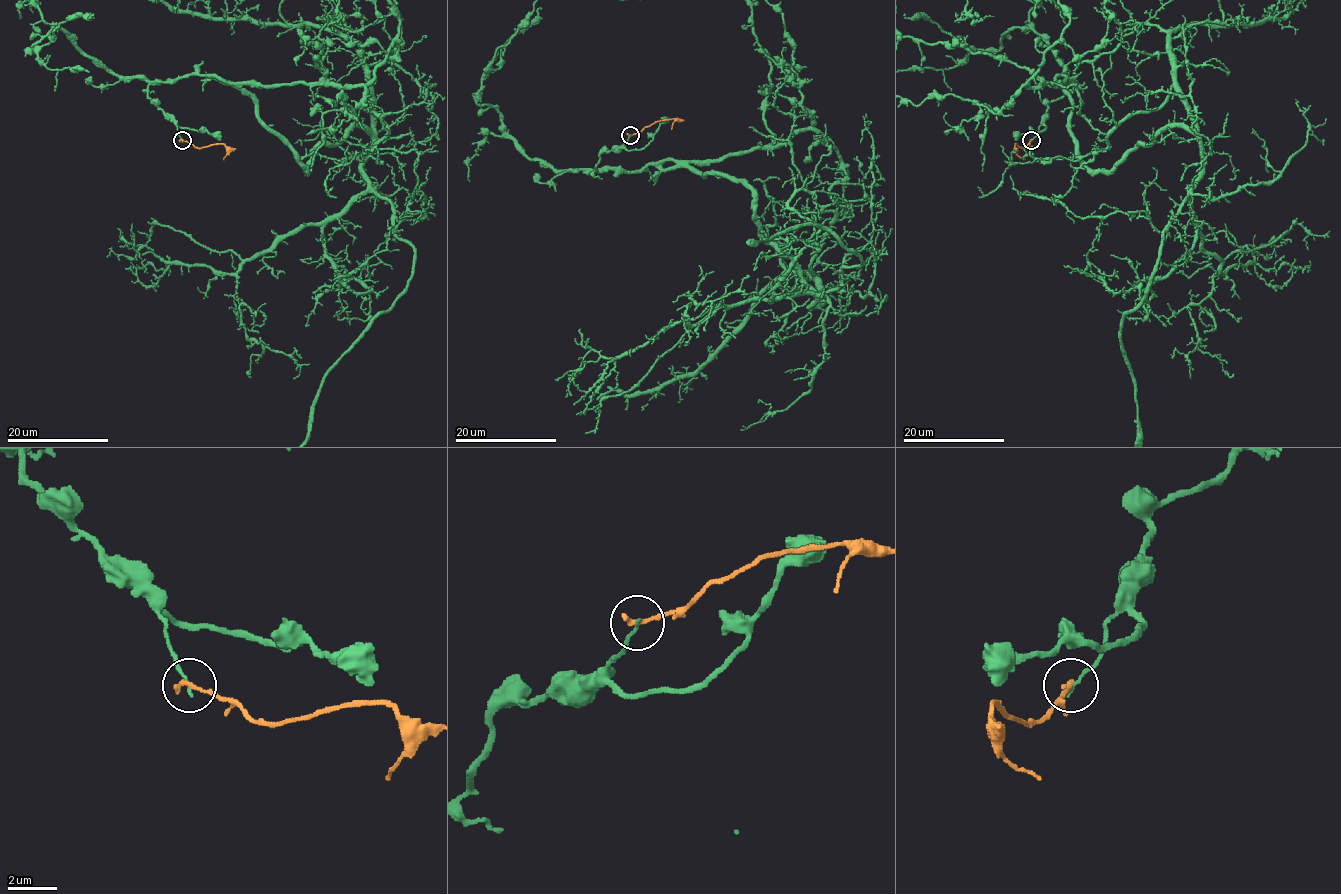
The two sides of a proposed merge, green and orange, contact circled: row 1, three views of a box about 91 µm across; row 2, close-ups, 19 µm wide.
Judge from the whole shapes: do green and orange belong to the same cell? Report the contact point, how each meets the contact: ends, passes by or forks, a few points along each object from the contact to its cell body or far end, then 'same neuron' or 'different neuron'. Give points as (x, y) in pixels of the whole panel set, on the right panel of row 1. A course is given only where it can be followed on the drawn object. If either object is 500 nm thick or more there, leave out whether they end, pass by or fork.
(1031, 140) | green ends | orange ends | green via (1031, 140), (1062, 74), (1090, 168), (1173, 126), (1198, 139), (1201, 176), (1121, 325) | orange via (1031, 140), (1023, 148), (1015, 144), (1016, 153), (1025, 159) | different neuron

